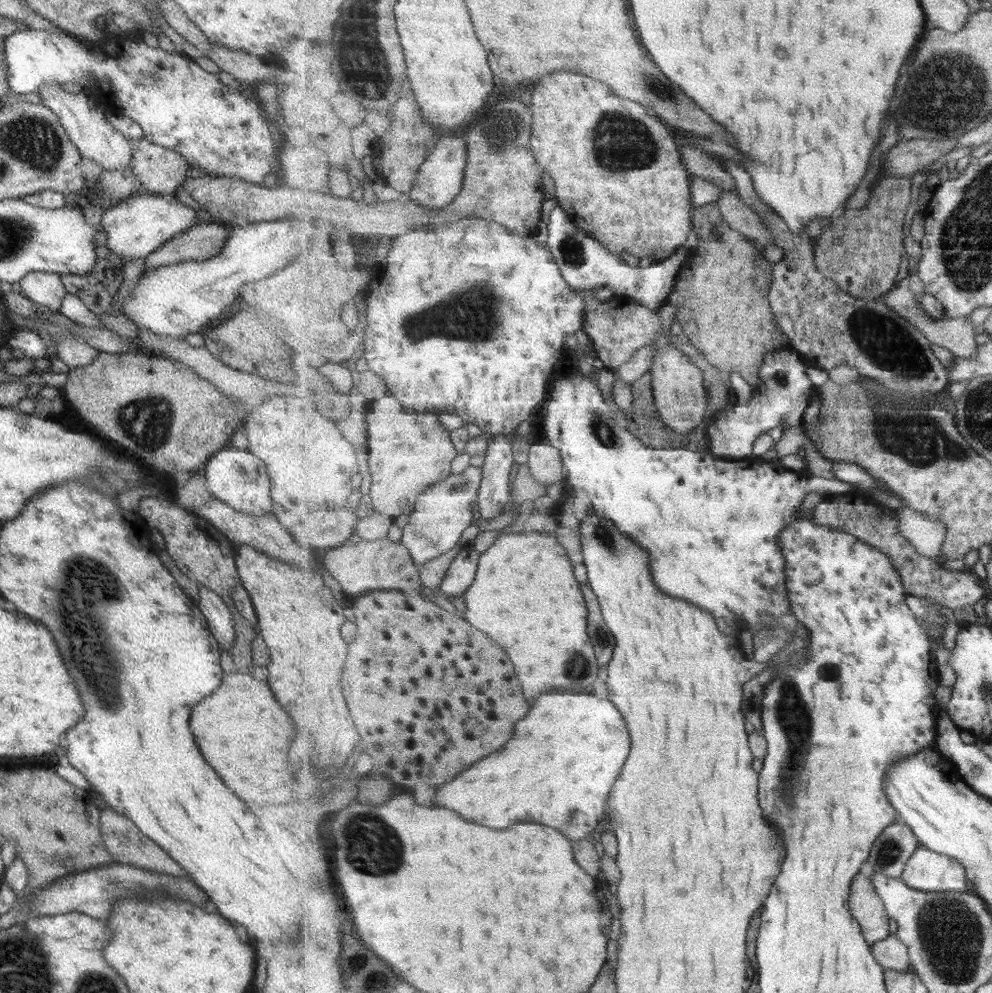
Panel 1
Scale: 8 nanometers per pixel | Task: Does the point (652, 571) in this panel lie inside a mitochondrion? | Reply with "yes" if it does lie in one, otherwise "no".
no

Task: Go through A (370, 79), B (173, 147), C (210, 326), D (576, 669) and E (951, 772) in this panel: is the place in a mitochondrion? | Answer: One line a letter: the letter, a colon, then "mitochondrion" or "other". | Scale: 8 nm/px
A: mitochondrion
B: other
C: other
D: mitochondrion
E: other

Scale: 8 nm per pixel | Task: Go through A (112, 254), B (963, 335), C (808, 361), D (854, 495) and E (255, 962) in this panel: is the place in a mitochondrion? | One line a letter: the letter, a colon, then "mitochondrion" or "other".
A: other
B: other
C: other
D: other
E: other

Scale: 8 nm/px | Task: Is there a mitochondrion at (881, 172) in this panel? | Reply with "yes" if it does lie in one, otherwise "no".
no

